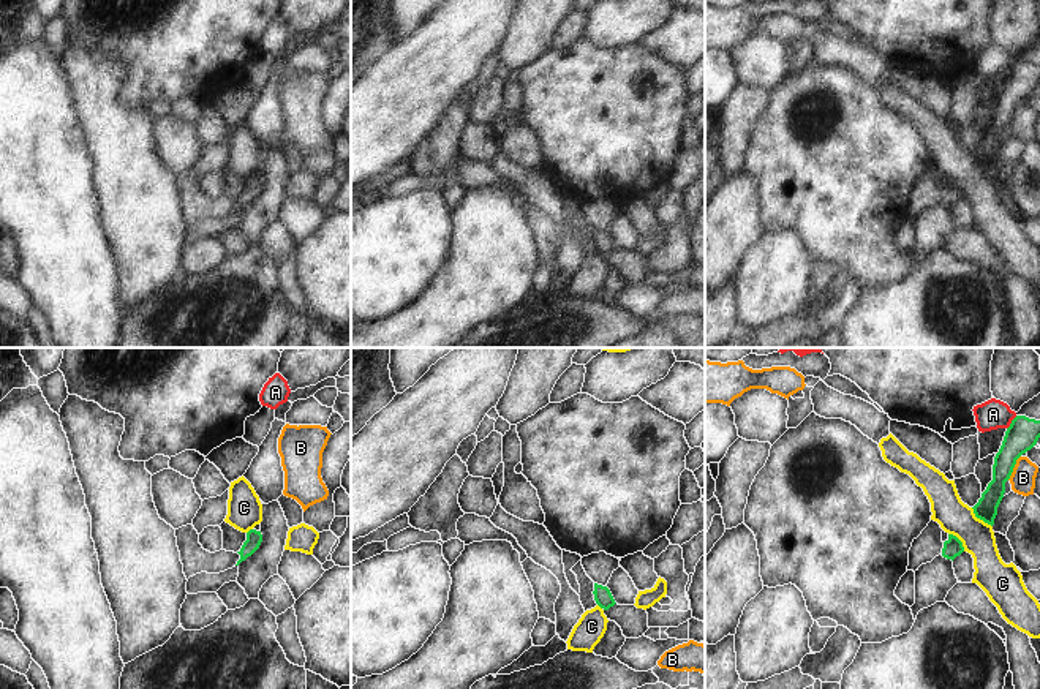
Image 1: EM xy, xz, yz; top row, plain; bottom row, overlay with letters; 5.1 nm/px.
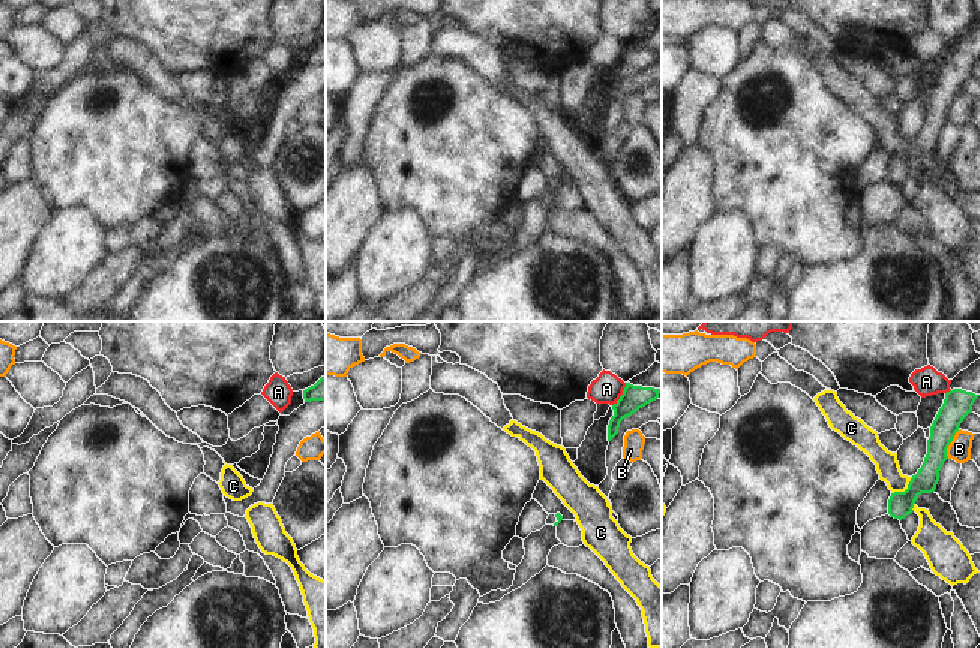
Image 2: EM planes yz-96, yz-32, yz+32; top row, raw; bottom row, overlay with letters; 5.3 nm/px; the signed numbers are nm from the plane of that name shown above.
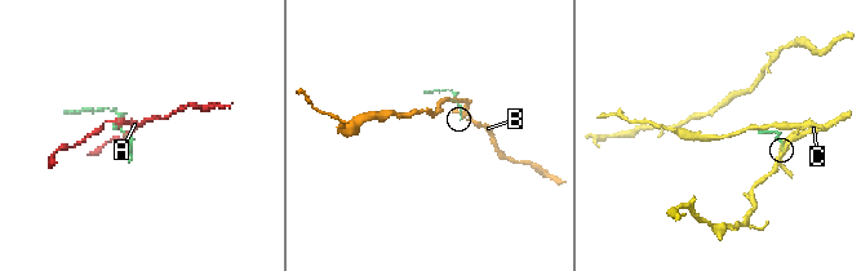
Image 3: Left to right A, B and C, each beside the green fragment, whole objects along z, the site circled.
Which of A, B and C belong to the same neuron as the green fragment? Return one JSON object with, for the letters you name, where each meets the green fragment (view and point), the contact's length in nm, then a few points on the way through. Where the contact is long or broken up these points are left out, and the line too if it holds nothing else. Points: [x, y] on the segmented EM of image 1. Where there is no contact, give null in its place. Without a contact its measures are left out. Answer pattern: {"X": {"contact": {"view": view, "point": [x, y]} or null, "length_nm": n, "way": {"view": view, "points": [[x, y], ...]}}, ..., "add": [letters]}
{"add": []}

